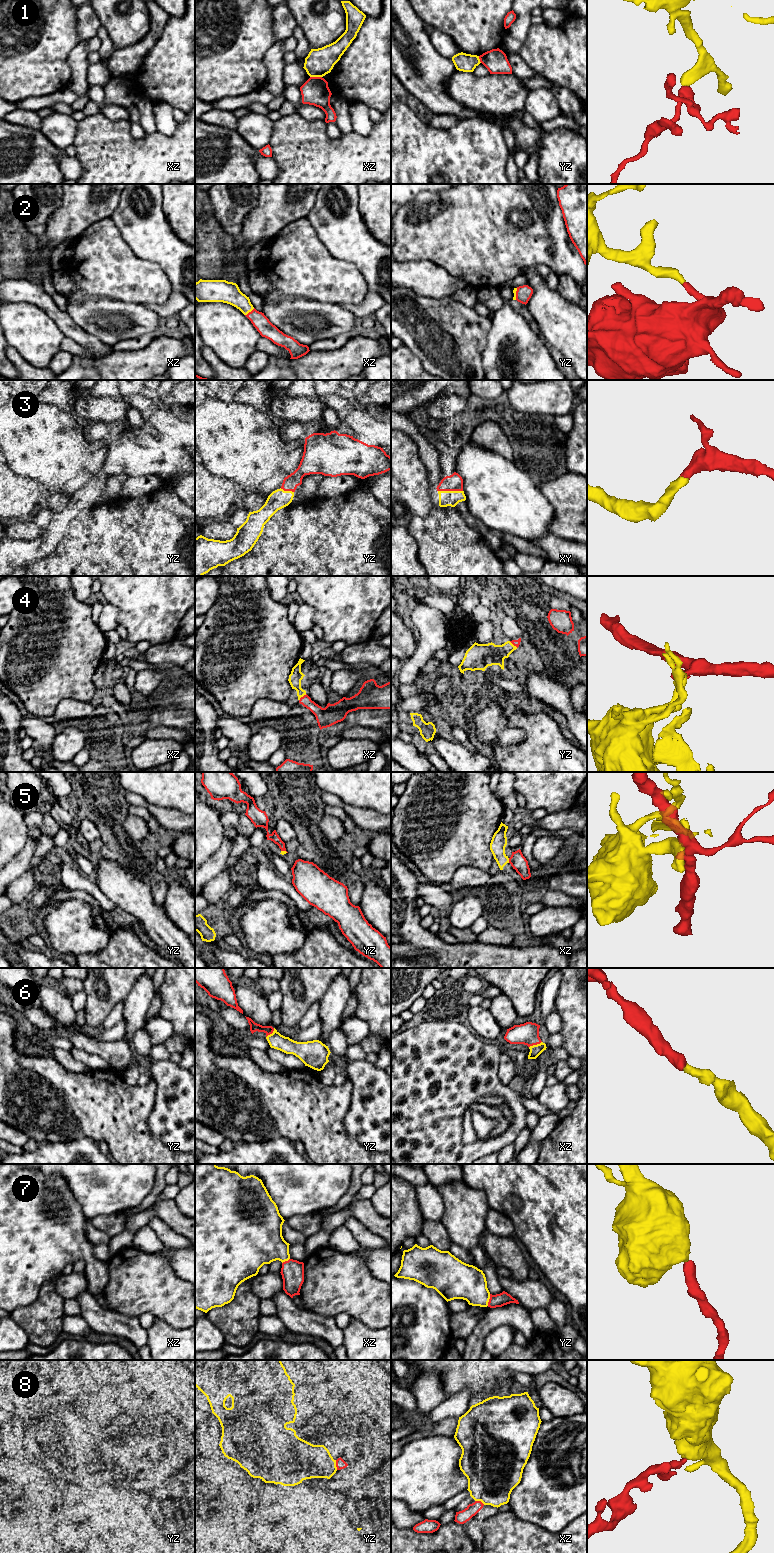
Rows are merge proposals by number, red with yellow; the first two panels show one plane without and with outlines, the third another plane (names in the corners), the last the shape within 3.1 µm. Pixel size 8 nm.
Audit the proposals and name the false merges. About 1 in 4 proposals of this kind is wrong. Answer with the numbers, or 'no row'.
1, 5, 8

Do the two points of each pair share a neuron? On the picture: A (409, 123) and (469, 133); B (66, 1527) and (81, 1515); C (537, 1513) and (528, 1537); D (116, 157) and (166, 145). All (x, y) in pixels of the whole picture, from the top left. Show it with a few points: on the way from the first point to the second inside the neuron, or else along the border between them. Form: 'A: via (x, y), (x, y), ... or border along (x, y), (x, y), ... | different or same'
A: via (424, 137), (454, 137) | same
B: border along (64, 1517), (76, 1522), (87, 1522) | different
C: border along (512, 1512), (522, 1520), (541, 1526), (548, 1532) | different
D: via (128, 157), (149, 157), (154, 152) | same

